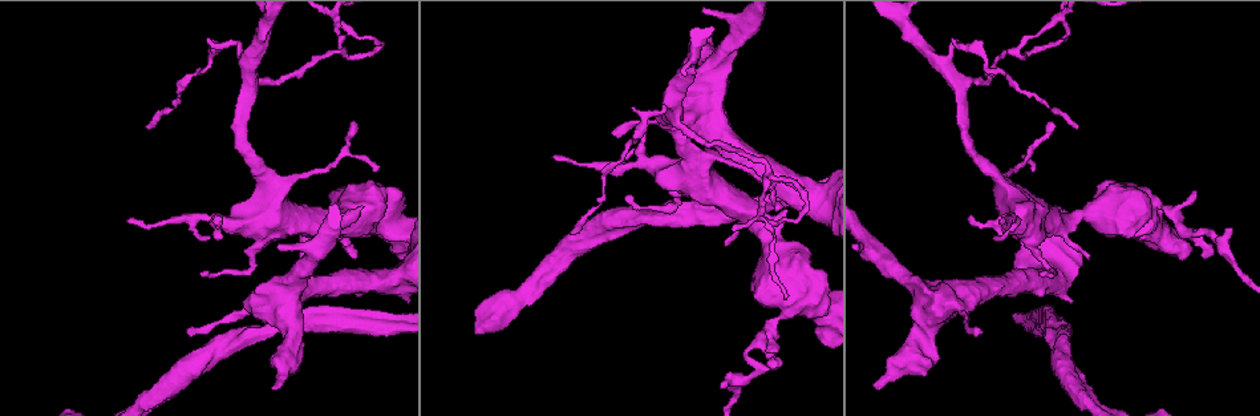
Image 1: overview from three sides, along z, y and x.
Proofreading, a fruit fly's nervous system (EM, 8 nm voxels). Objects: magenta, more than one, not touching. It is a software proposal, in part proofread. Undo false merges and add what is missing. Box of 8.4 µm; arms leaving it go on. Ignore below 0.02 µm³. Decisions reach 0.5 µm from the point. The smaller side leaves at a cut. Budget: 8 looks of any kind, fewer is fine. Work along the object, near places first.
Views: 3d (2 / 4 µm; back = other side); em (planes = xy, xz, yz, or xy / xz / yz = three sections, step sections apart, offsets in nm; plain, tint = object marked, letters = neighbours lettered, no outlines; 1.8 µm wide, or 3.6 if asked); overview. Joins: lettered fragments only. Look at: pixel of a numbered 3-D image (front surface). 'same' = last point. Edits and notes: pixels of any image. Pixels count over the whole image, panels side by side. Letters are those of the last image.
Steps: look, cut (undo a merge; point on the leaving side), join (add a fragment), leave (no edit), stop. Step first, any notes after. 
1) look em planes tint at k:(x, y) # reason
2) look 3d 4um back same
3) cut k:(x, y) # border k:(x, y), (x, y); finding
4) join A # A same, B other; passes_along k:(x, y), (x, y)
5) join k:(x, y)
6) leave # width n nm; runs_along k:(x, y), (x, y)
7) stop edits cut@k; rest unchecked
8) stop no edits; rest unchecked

look 3d 2um at 1:(272, 388) # branch stops here

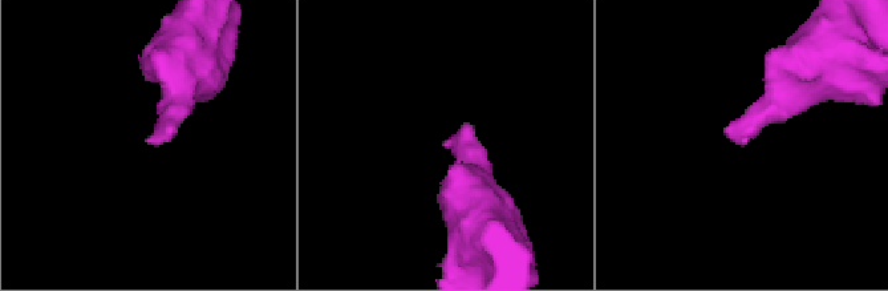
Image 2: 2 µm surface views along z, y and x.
look em planes letters at 2:(149, 138)

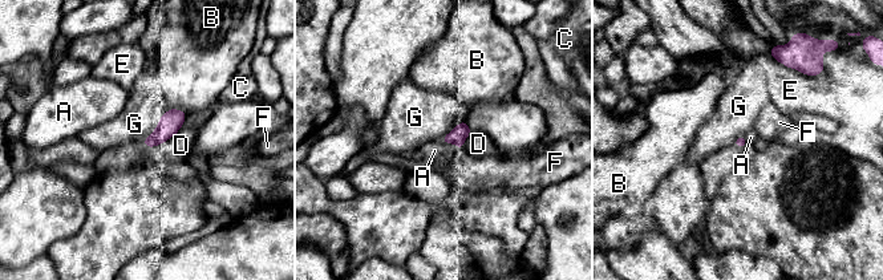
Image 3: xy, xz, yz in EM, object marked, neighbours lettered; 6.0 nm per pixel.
join G # A other, B other, C other, D other, E other, F other, G same; it goes on there

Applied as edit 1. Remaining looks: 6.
look 3d 4um at 1:(199, 237) # branch stops here

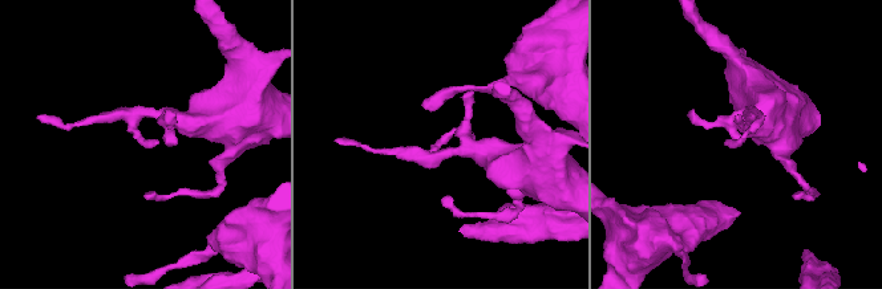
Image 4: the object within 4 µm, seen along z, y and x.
look em planes letters at 4:(146, 141) # shape alone is not enough

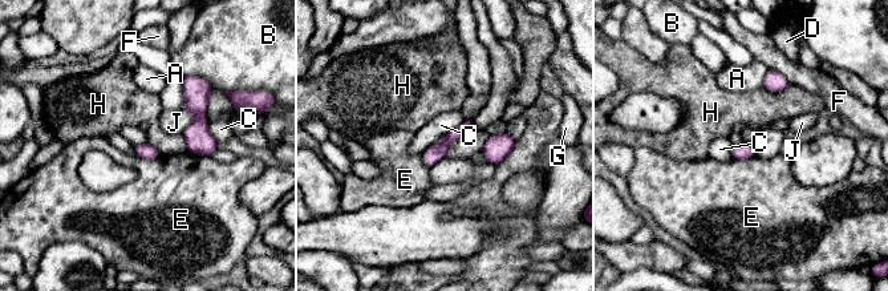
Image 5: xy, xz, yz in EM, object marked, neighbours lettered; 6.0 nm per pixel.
leave # A other, B other, C other, D other, E other, F other, G other, H other, J other; runs_along 5:(470, 125), (455, 133), (429, 161); none of them fits

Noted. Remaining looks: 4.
look em yz step 16 tint at 1:(1206, 235) # thin neck

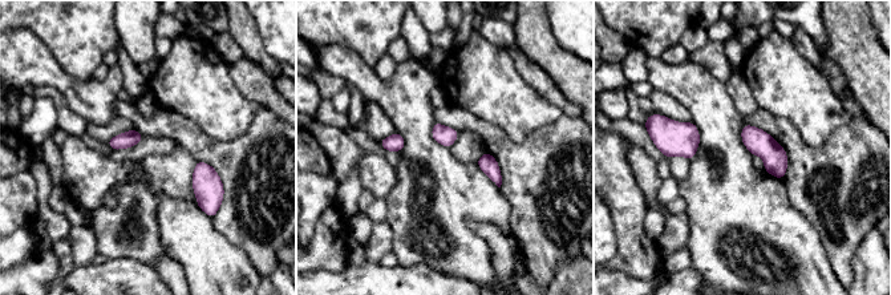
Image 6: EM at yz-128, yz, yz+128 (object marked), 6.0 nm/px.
look em yz step 16 letters same # see the neighbours

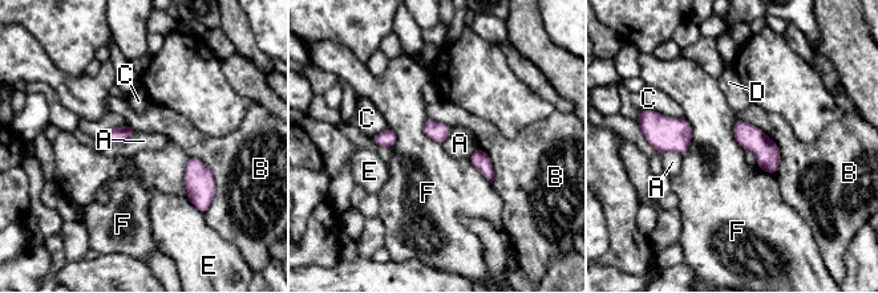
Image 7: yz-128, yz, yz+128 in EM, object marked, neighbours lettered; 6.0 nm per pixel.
leave # A other, B other, C other, D other, E other, F other; border 7:(189, 157), (183, 178), (187, 198); continuous, no second neuron

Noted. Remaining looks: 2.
stop edits join@3; rest unchecked

